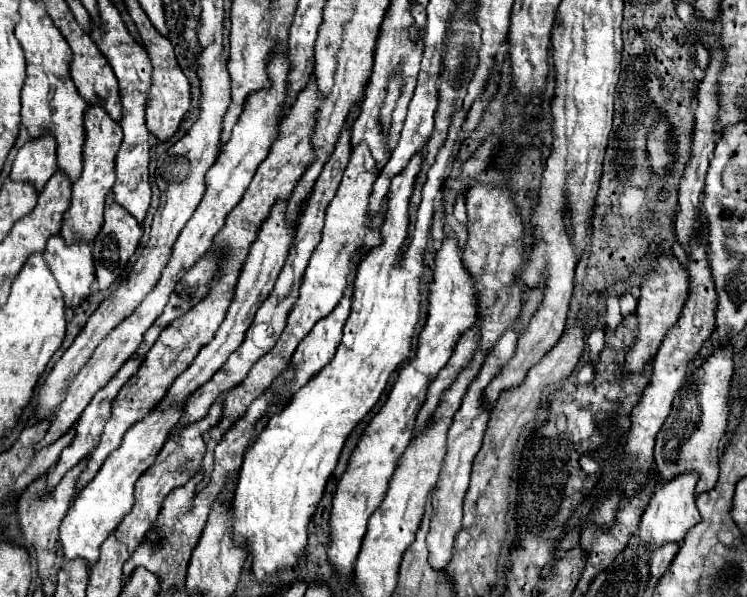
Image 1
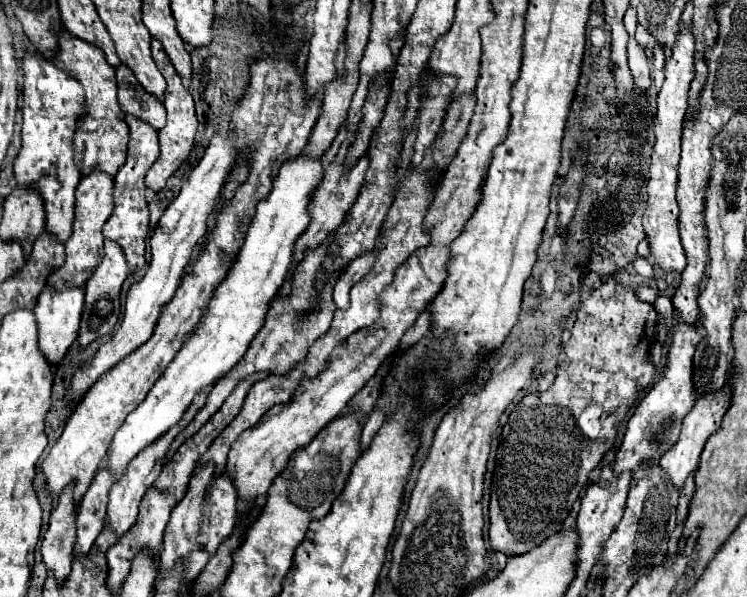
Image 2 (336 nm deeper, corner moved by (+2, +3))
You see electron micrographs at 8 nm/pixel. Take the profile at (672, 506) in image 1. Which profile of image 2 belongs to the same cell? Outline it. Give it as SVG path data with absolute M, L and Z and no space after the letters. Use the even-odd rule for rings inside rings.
M723 388L723 390L717 390L713 394L709 394L707 398L703 400L697 400L695 402L695 408L685 416L683 420L683 430L681 430L681 436L677 440L677 444L673 446L673 450L669 450L661 460L659 460L659 468L671 478L673 486L677 486L679 490L683 488L685 480L697 470L699 466L699 456L703 452L703 446L707 442L707 438L721 426L721 418L723 414L727 412L729 408L729 388Z

